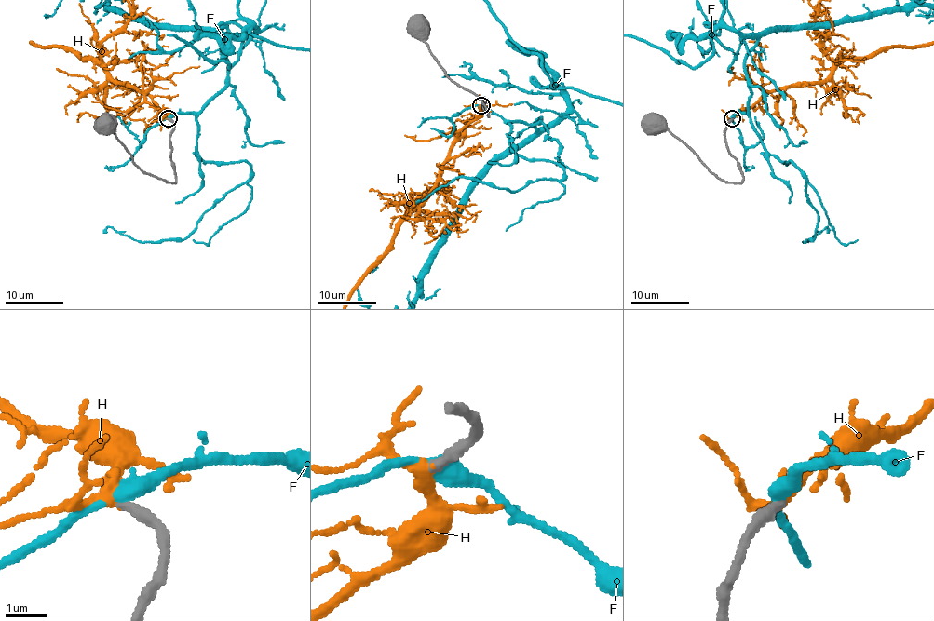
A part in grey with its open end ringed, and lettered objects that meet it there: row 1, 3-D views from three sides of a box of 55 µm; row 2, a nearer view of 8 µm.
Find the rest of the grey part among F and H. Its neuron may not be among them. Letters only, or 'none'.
H

